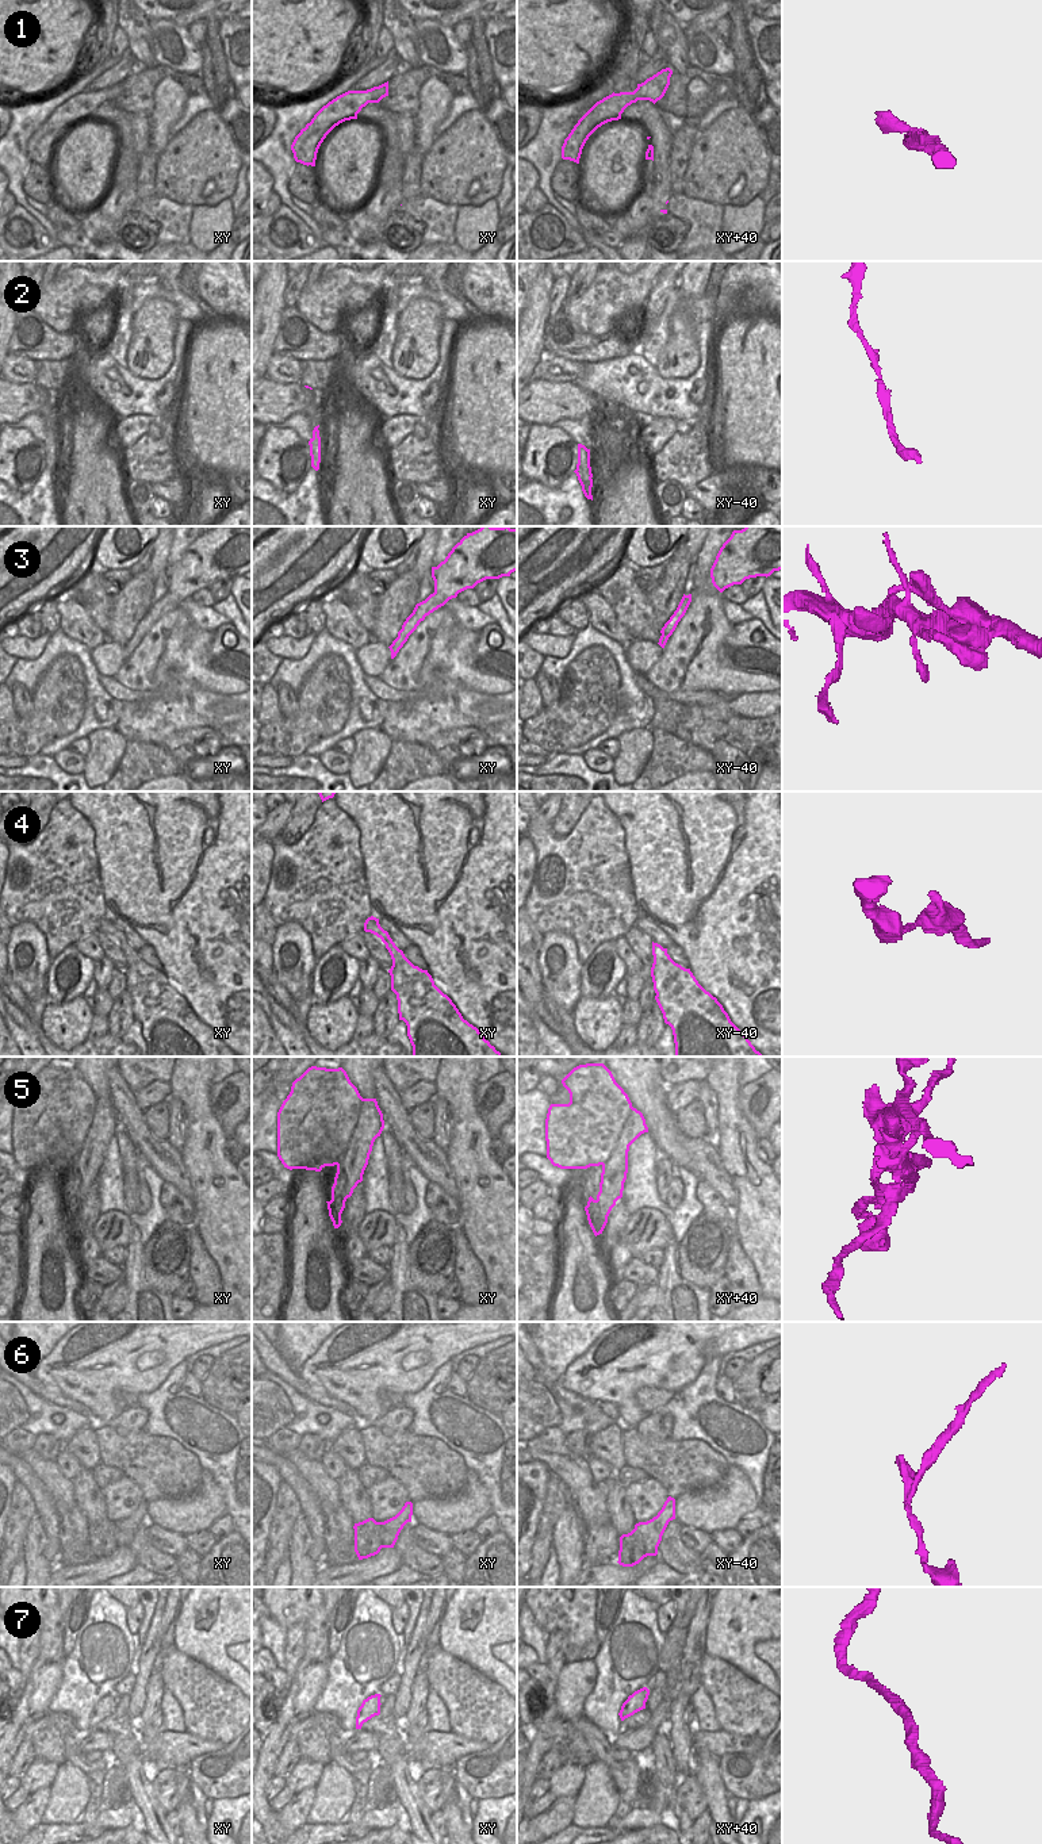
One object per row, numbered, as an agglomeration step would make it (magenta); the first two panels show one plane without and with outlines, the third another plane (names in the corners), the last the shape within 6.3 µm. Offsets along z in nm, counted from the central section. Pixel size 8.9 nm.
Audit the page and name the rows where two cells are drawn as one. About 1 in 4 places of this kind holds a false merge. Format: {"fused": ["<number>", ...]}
{"fused": ["5", "6"]}

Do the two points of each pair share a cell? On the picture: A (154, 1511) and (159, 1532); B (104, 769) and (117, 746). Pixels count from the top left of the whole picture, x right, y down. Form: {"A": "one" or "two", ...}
{"A": "two", "B": "one"}

